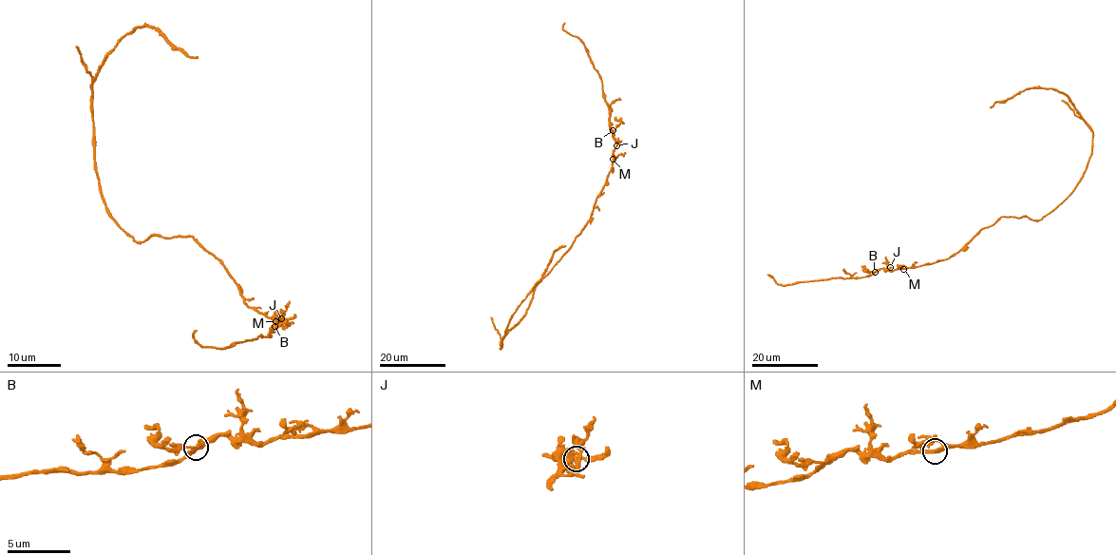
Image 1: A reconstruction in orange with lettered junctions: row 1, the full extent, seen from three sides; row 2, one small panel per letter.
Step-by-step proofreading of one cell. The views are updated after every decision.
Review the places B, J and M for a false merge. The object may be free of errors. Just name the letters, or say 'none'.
none

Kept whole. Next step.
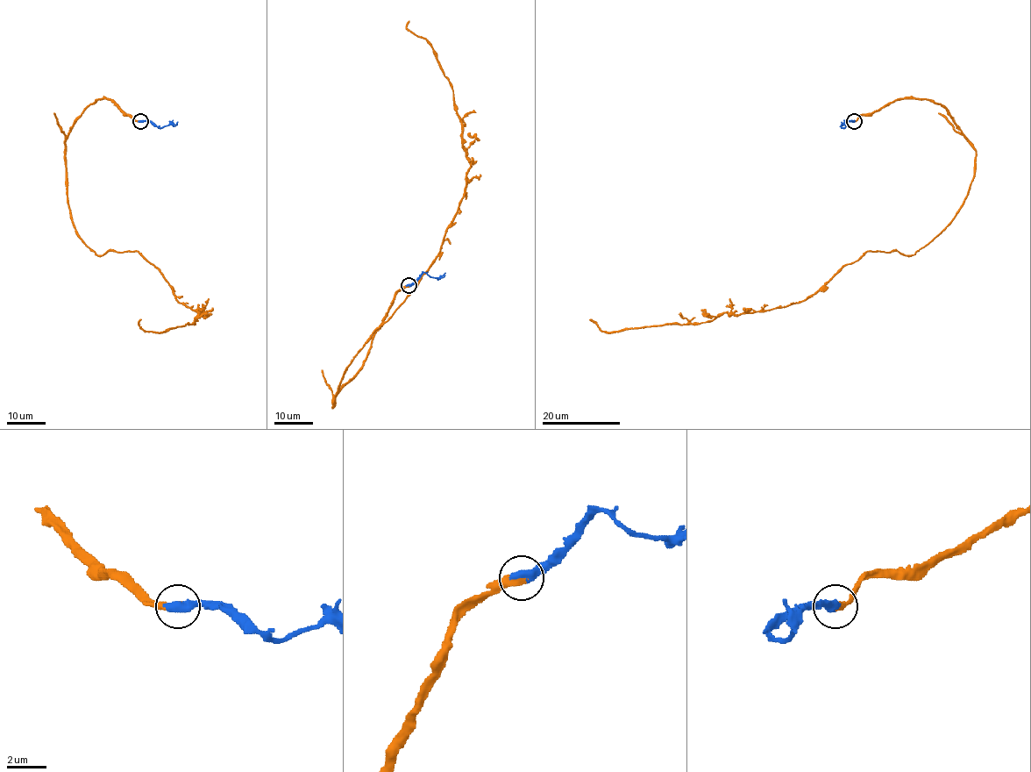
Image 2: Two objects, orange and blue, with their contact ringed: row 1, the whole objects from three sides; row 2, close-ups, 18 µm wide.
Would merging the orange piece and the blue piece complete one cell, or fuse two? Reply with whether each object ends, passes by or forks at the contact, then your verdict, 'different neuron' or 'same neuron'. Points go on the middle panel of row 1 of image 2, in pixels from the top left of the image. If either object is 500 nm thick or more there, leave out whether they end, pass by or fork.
same neuron

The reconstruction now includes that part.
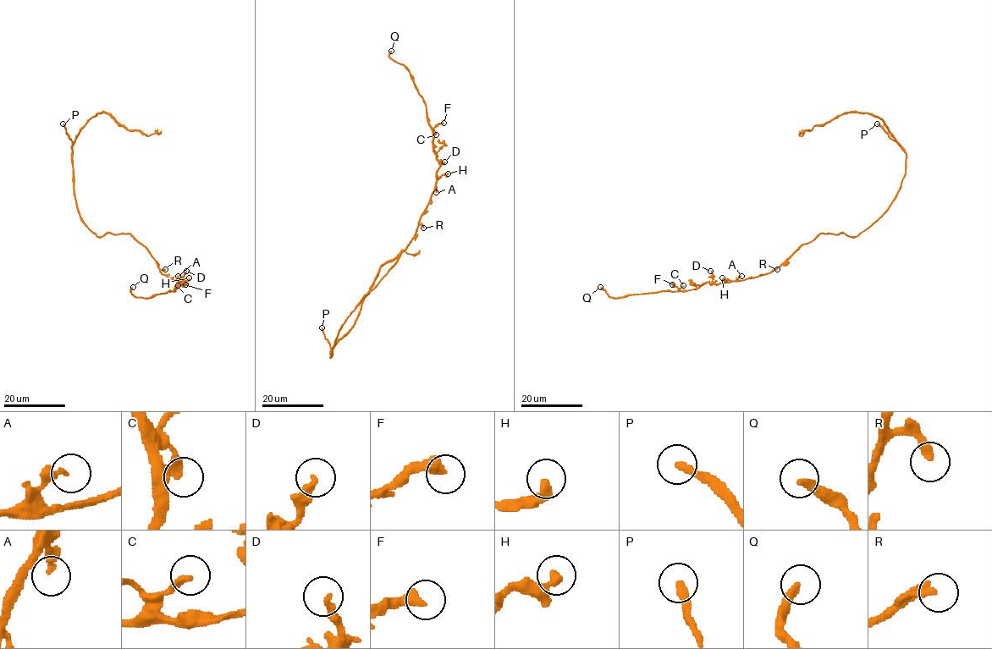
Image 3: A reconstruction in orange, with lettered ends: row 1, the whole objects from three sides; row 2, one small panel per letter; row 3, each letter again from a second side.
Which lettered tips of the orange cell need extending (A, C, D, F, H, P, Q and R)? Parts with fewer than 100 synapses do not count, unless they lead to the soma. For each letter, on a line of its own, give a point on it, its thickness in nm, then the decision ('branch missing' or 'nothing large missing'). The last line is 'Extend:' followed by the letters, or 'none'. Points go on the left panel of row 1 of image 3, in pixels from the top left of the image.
A: at (178, 276); 300 nm thick; nothing large missing
C: at (178, 285); 320 nm thick; nothing large missing
D: at (186, 271); 280 nm thick; nothing large missing
F: at (185, 284); 420 nm thick; nothing large missing
H: at (189, 277); 360 nm thick; nothing large missing
P: at (63, 123); 280 nm thick; branch missing
Q: at (133, 287); 280 nm thick; branch missing
R: at (165, 269); 260 nm thick; nothing large missing
Extend: P, Q

